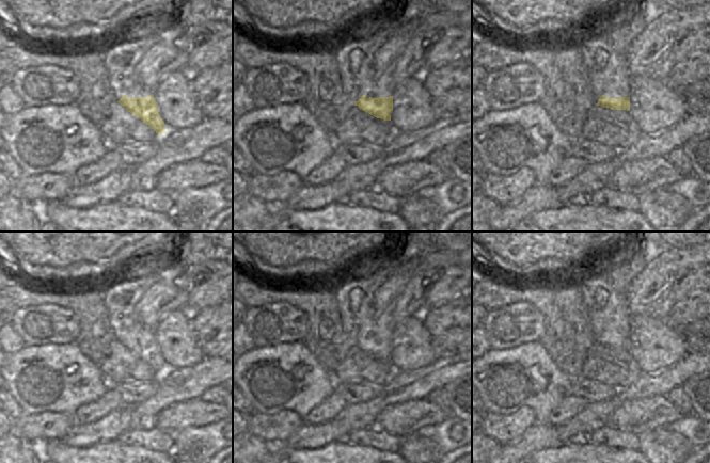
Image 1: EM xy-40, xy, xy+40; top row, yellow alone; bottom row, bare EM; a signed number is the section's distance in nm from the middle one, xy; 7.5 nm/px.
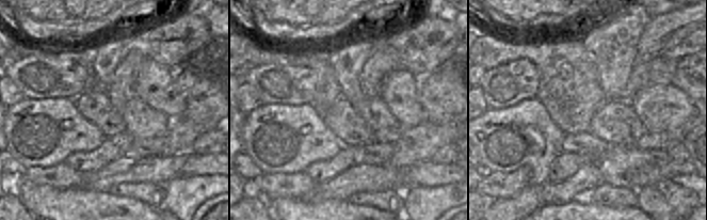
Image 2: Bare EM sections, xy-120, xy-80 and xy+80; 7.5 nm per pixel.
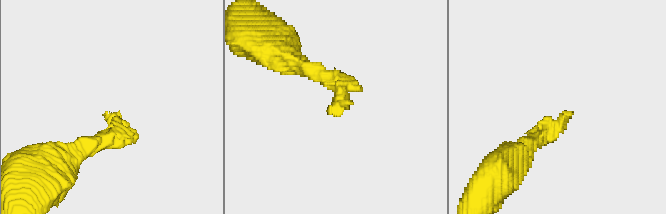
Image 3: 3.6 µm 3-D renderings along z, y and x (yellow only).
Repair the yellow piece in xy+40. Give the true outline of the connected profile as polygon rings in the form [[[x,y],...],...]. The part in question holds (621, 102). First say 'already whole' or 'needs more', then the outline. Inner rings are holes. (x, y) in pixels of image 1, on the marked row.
already whole; [[[601,95],[596,105],[612,110],[630,111],[630,97],[608,98],[605,95]]]

